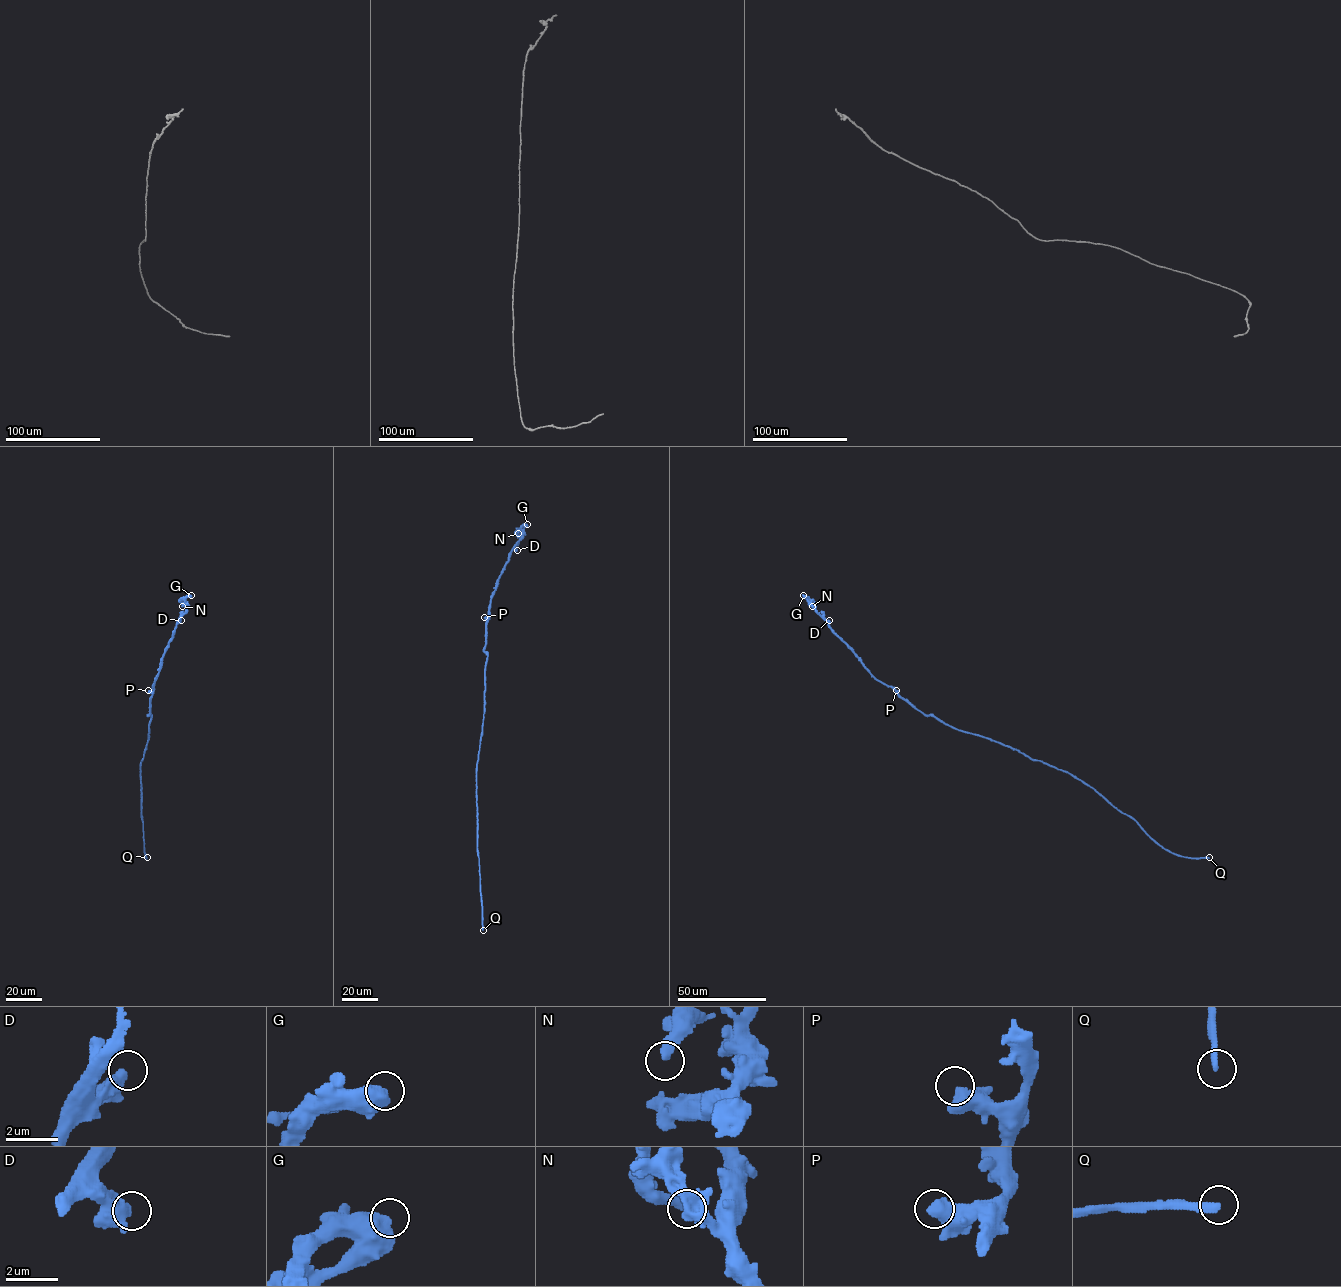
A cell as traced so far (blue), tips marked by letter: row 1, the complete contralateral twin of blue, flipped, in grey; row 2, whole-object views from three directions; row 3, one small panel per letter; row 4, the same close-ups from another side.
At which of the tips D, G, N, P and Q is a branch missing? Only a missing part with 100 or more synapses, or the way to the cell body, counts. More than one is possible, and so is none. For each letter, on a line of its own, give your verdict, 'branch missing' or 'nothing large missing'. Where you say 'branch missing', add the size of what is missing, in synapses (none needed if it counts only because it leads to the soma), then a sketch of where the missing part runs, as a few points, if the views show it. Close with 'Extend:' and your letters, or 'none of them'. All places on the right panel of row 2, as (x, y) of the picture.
D: nothing large missing
G: nothing large missing
N: nothing large missing
P: nothing large missing
Q: branch missing | 170 syn
Extend: Q

